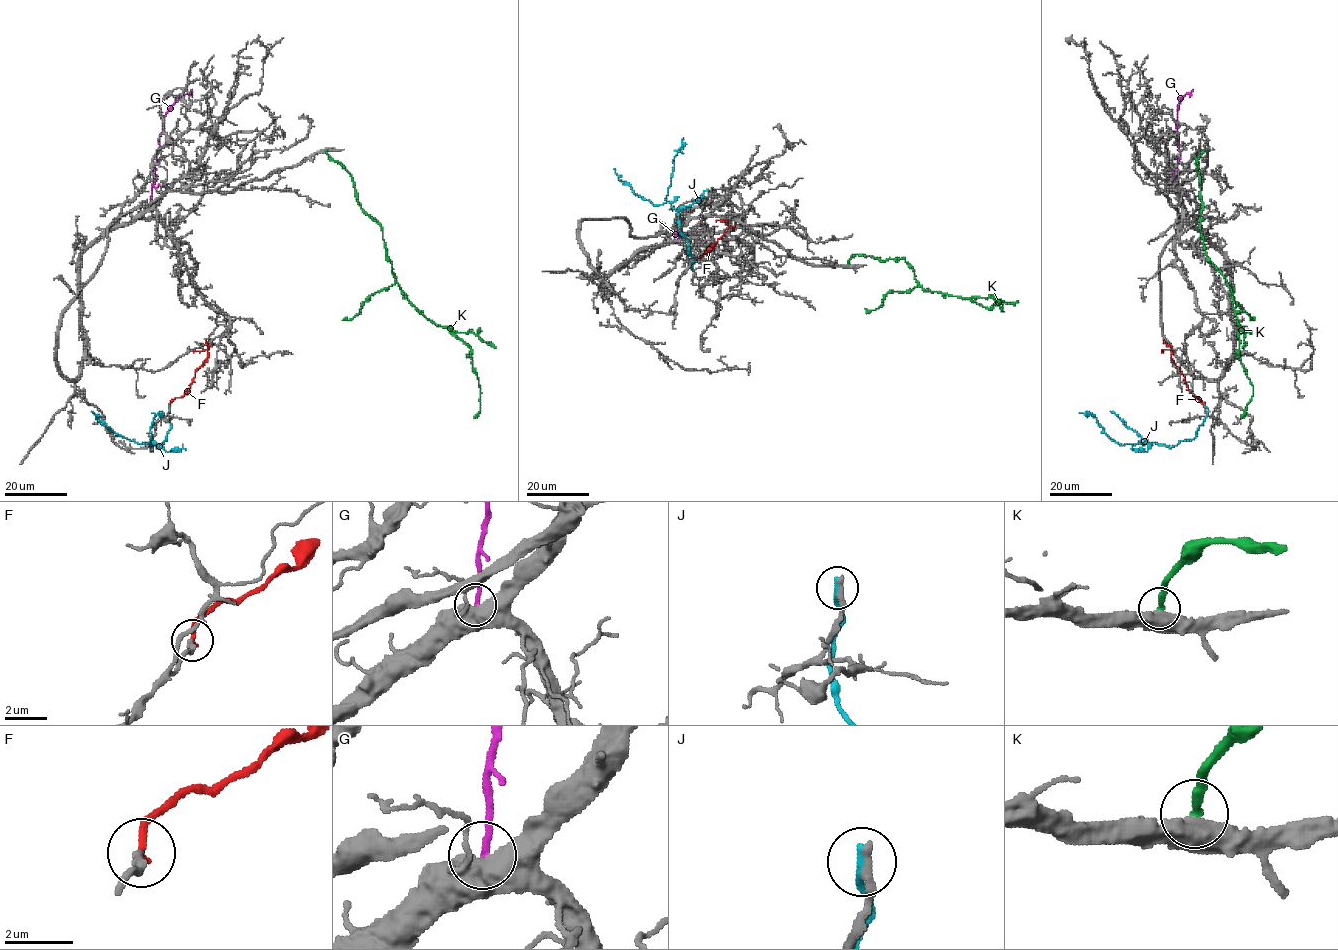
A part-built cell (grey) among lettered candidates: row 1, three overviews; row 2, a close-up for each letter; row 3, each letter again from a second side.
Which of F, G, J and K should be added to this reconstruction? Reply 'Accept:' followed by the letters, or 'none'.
Accept: F

